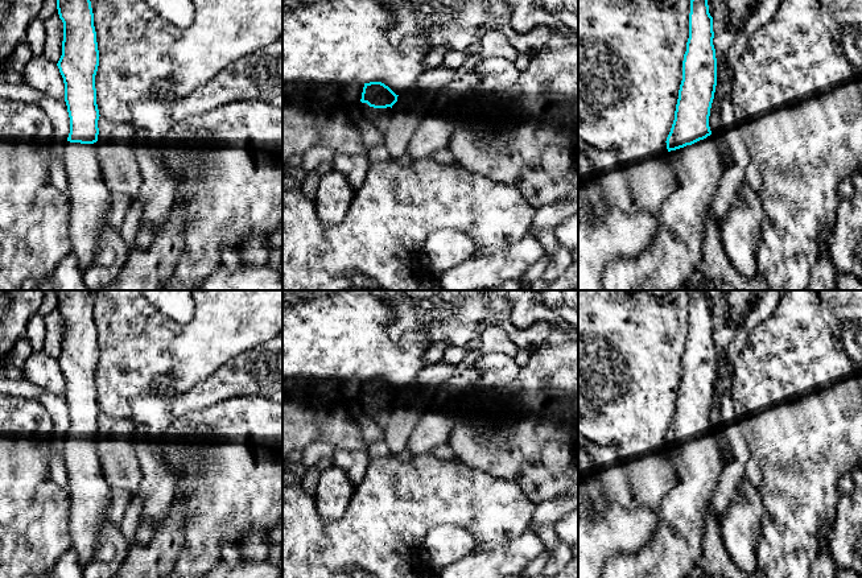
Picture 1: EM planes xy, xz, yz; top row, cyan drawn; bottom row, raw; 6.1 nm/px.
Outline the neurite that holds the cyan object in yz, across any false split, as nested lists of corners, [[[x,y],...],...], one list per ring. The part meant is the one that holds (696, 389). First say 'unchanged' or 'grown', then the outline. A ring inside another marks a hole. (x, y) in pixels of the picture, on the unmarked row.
grown; [[[692,290],[682,376],[675,416],[665,437],[679,482],[664,498],[657,511],[659,525],[649,541],[632,554],[610,557],[603,565],[602,578],[686,578],[700,557],[705,516],[723,468],[717,438],[709,422],[717,381],[717,354],[713,334],[713,313],[709,309],[706,290]]]

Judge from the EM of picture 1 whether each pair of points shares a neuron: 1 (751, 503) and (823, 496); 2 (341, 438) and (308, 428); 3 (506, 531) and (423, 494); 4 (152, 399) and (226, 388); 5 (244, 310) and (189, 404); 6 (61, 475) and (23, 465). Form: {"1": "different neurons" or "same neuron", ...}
{"1": "different neurons", "2": "same neuron", "3": "same neuron", "4": "same neuron", "5": "different neurons", "6": "different neurons"}

